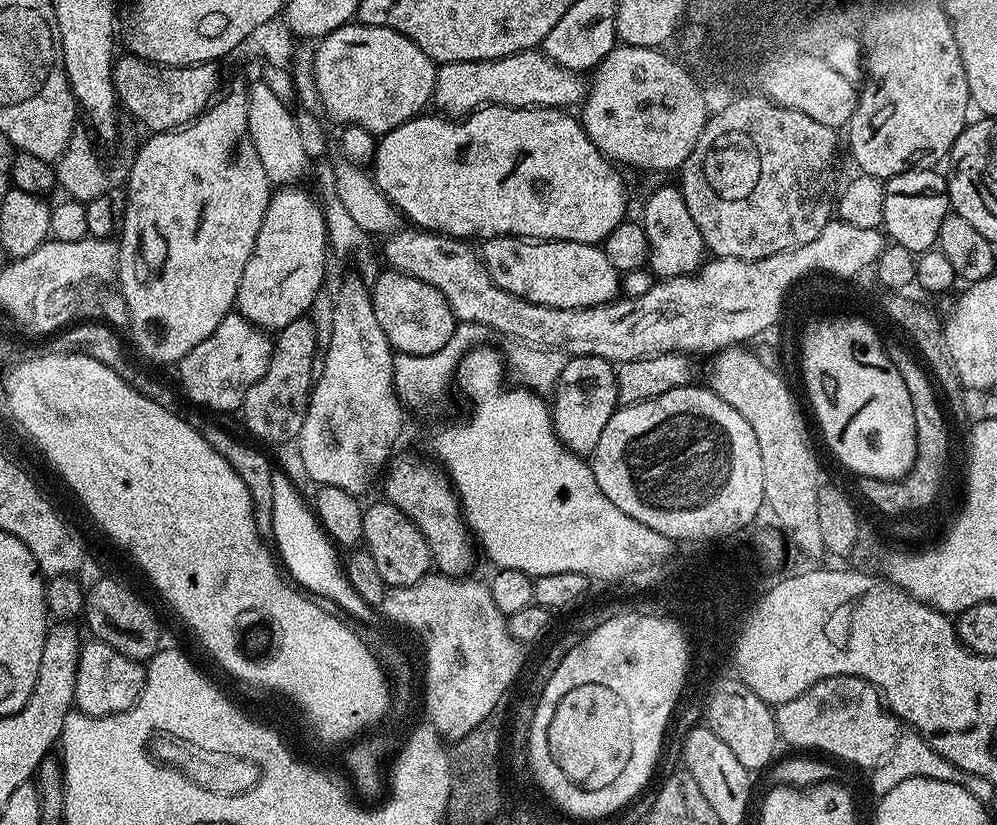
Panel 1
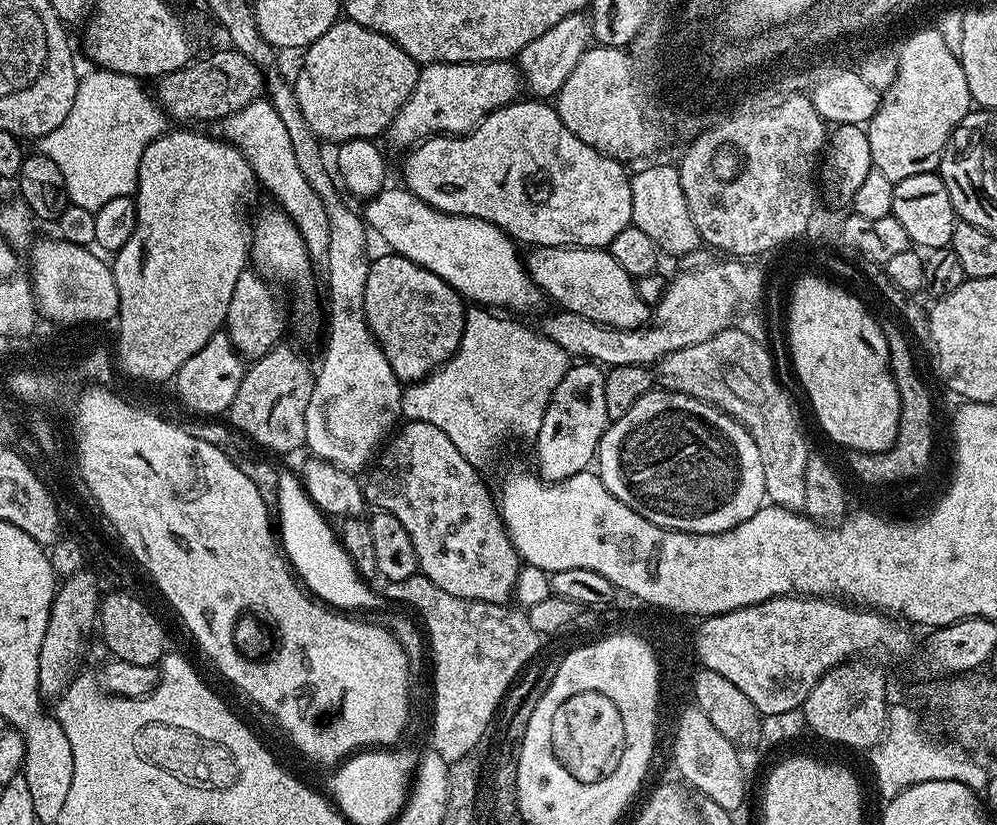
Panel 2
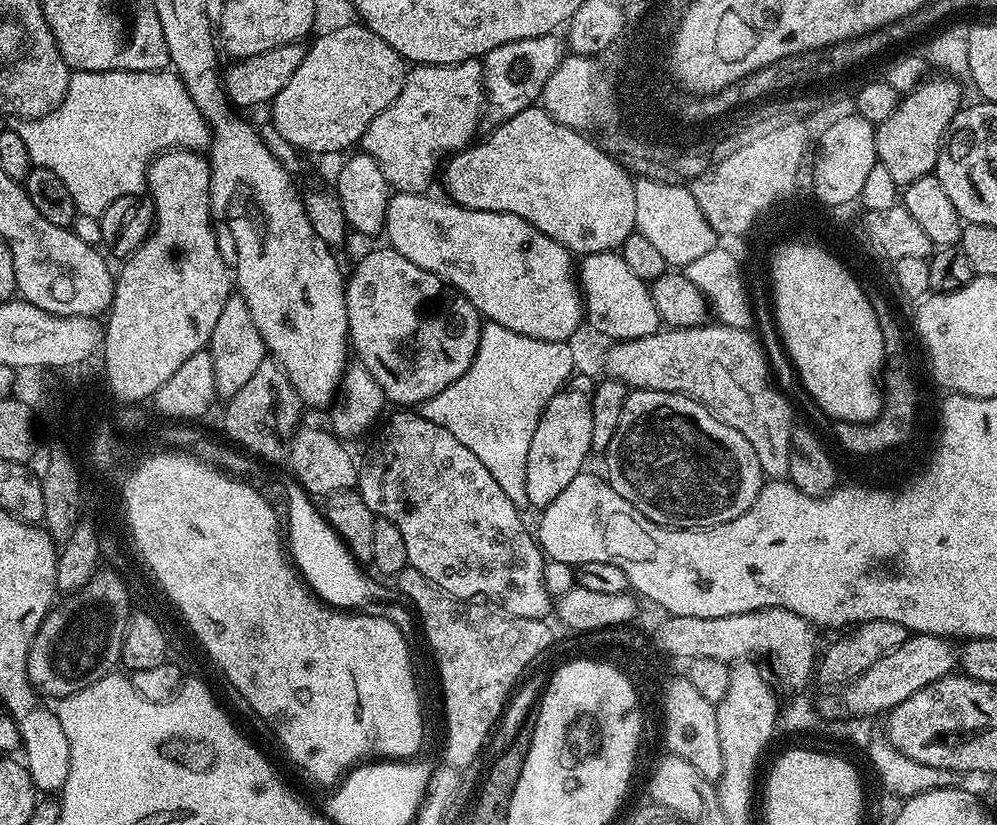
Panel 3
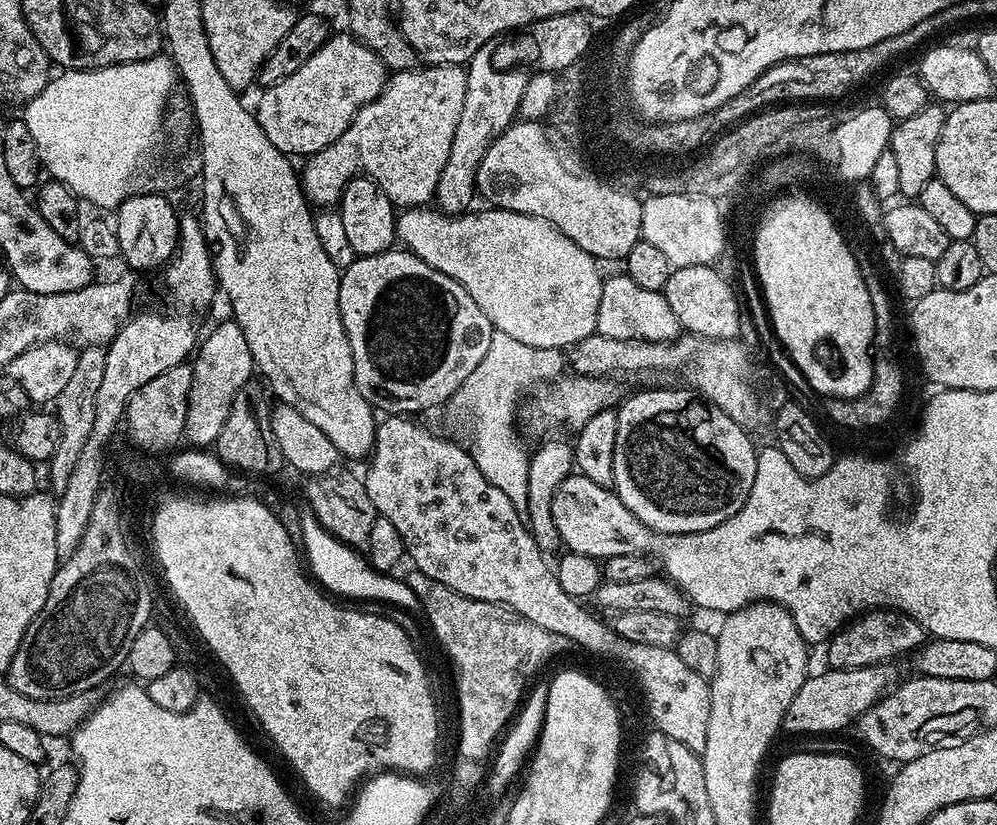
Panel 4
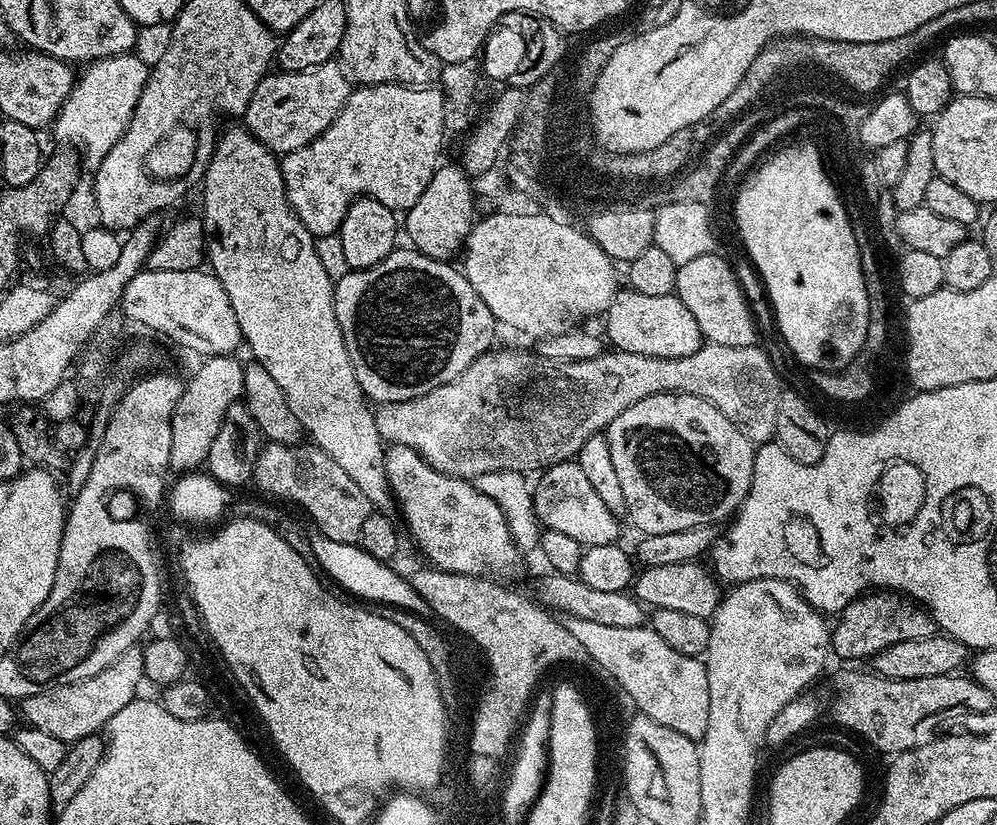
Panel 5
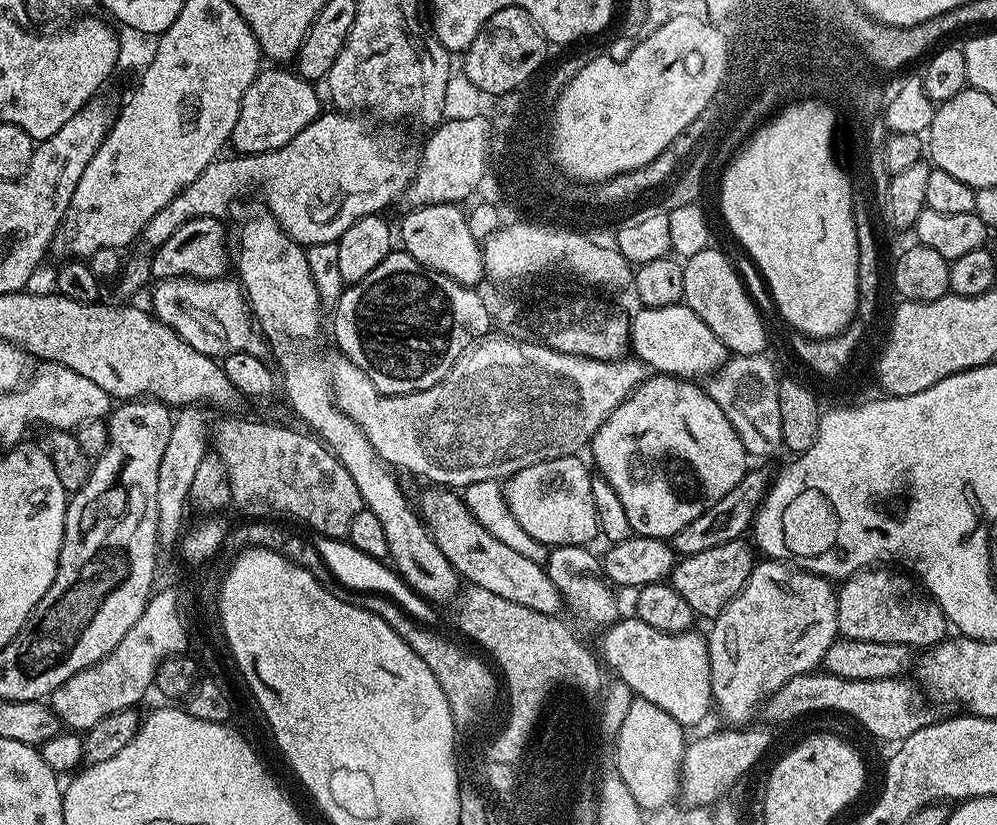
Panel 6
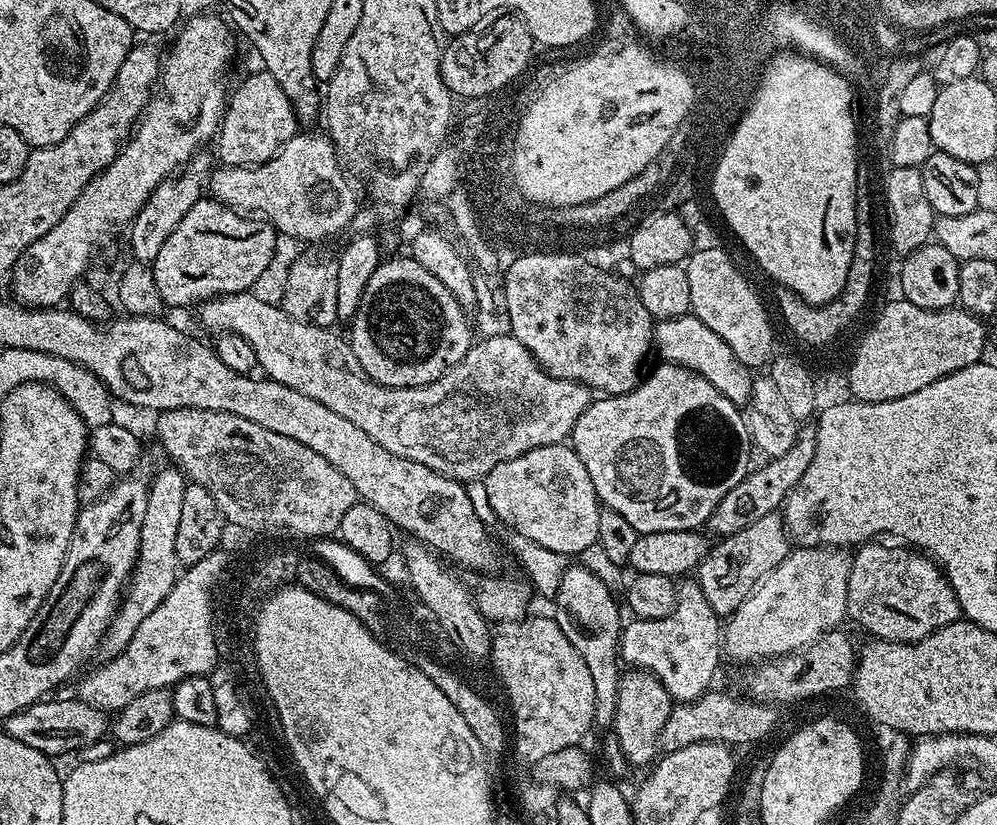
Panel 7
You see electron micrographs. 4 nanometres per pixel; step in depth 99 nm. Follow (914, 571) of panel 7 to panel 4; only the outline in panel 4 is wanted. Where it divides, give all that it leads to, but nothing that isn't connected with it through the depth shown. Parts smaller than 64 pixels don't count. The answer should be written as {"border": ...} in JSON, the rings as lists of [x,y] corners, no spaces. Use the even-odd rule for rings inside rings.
{"border":[[[877,608],[855,617],[839,632],[832,633],[826,644],[826,649],[828,648],[826,664],[828,668],[864,668],[867,664],[892,662],[897,659],[895,656],[900,656],[903,652],[915,653],[916,649],[925,643],[925,640],[924,628],[914,618],[910,618],[905,612],[897,612],[895,608]]]}

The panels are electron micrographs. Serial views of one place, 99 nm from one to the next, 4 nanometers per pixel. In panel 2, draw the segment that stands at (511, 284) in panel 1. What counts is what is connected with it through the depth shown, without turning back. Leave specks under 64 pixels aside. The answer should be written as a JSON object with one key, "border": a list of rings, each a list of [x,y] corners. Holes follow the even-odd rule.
{"border":[[[536,248],[532,257],[527,257],[526,267],[537,288],[545,297],[553,300],[553,305],[566,312],[577,312],[587,320],[604,324],[607,328],[639,328],[650,319],[650,306],[638,298],[636,280],[603,248]]]}

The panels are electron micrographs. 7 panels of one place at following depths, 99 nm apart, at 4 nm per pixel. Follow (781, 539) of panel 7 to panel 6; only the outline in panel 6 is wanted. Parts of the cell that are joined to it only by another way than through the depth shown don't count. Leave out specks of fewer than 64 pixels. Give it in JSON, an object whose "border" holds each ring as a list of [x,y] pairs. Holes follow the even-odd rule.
{"border":[[[738,539],[722,546],[714,546],[714,550],[702,550],[702,554],[683,557],[673,568],[671,586],[682,594],[682,598],[686,598],[686,602],[690,602],[697,617],[716,617],[744,588],[754,567],[753,545],[744,543],[743,539]]]}

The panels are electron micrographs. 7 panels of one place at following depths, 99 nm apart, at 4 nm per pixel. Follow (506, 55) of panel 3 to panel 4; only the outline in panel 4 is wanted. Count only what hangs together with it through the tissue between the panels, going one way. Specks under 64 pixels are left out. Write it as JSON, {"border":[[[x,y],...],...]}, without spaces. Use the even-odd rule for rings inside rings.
{"border":[[[491,43],[482,46],[478,54],[474,54],[466,65],[466,102],[462,102],[462,114],[458,117],[458,130],[454,130],[454,142],[450,142],[450,158],[446,158],[446,166],[442,170],[442,178],[438,178],[435,203],[439,211],[449,214],[463,214],[473,207],[472,199],[477,199],[476,171],[490,146],[517,119],[519,103],[526,91],[529,73],[523,67],[495,68],[492,64]]]}

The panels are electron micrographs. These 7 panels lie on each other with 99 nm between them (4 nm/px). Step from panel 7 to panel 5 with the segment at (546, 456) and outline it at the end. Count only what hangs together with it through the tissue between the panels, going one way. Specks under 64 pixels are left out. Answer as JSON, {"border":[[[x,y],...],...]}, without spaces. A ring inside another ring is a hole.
{"border":[[[564,460],[543,469],[540,478],[531,489],[533,510],[539,523],[547,531],[566,534],[574,538],[574,542],[587,547],[606,546],[621,539],[621,521],[610,514],[610,510],[606,510],[606,502],[602,502],[602,498],[598,498],[597,492],[590,487],[586,474],[582,474],[582,466],[572,460]]]}

